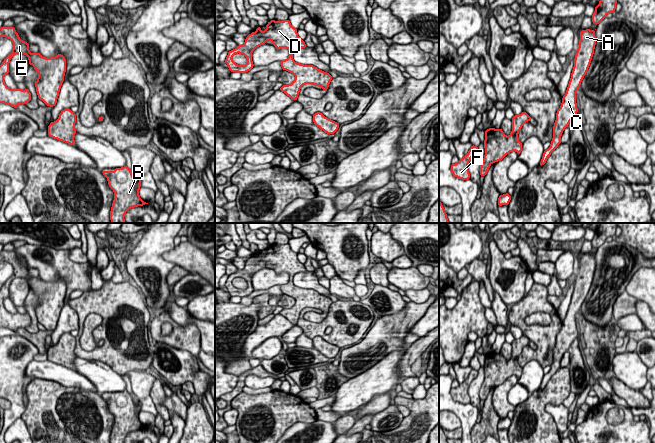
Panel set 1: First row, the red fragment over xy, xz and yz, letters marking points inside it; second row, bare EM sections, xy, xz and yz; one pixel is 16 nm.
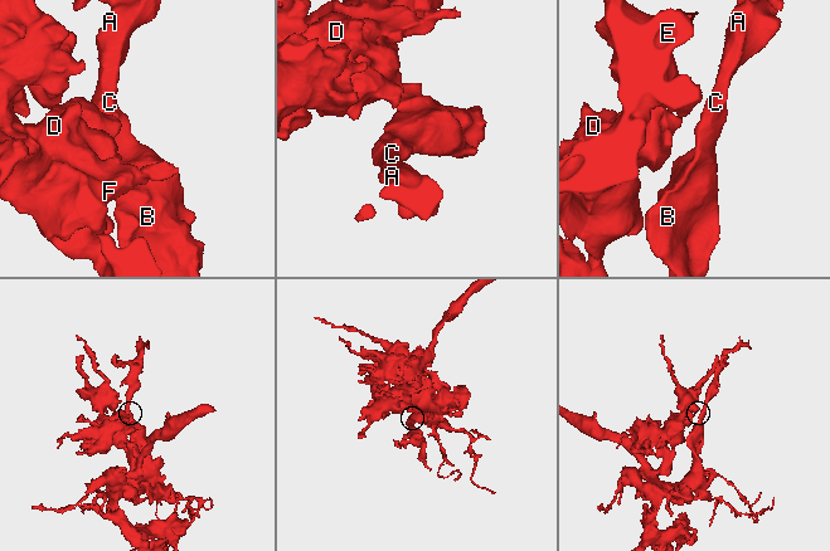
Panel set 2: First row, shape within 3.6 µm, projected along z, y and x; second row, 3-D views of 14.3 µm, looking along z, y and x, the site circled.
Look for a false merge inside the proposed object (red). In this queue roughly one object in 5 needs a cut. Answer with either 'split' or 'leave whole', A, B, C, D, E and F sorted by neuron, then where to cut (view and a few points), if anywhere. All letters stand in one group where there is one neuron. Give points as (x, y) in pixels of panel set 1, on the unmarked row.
leave whole; groups A B C D E F; cut none

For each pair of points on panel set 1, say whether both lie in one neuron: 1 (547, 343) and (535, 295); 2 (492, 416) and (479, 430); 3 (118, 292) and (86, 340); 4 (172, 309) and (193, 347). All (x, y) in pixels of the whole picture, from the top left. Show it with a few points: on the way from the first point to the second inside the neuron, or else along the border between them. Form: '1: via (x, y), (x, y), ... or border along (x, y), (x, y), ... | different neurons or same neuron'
1: via (534, 332), (521, 323), (525, 308) | same neuron
2: via (490, 419), (482, 427) | same neuron
3: border along (91, 312), (101, 316), (92, 333), (95, 340) | different neurons
4: border along (162, 311), (180, 325), (193, 323), (200, 339) | different neurons

